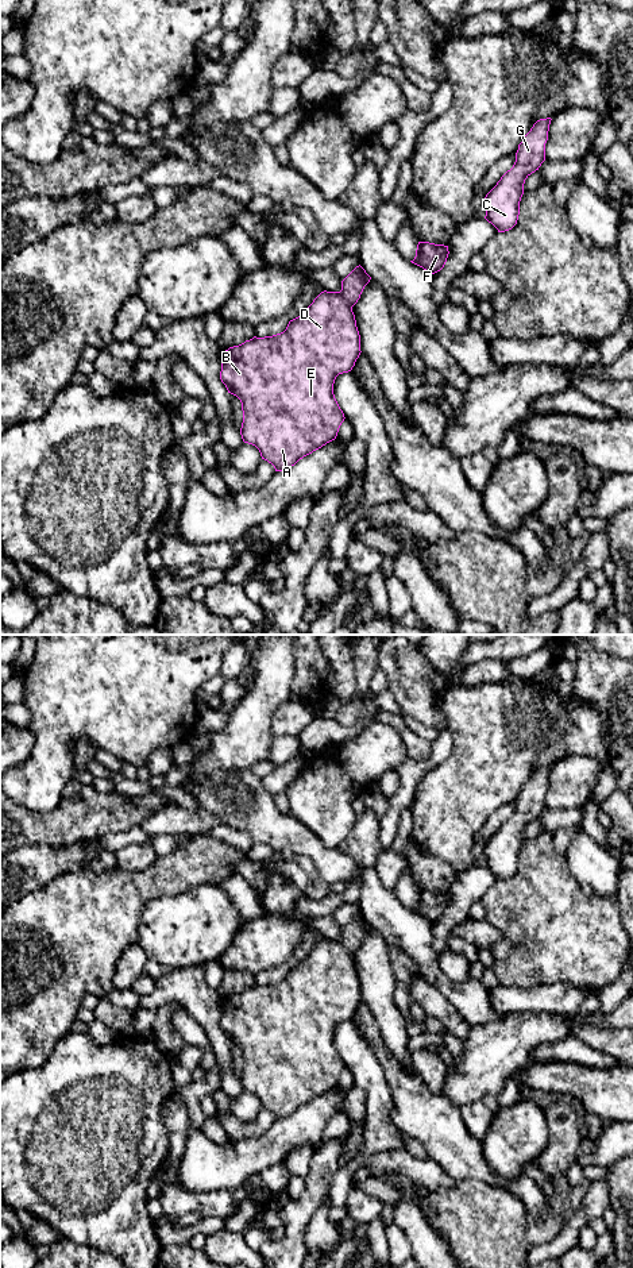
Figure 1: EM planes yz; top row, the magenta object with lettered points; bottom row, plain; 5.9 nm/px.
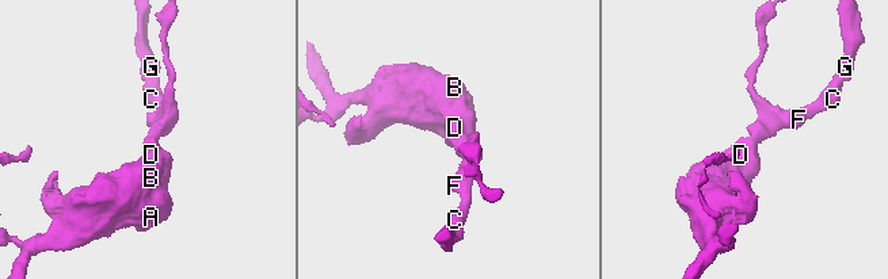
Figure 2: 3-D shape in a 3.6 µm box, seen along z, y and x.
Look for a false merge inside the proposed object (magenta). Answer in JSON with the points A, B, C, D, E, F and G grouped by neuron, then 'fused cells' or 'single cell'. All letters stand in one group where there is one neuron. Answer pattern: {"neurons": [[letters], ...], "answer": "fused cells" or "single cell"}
{"neurons": [["A", "B", "C", "D", "E", "F", "G"]], "answer": "single cell"}

